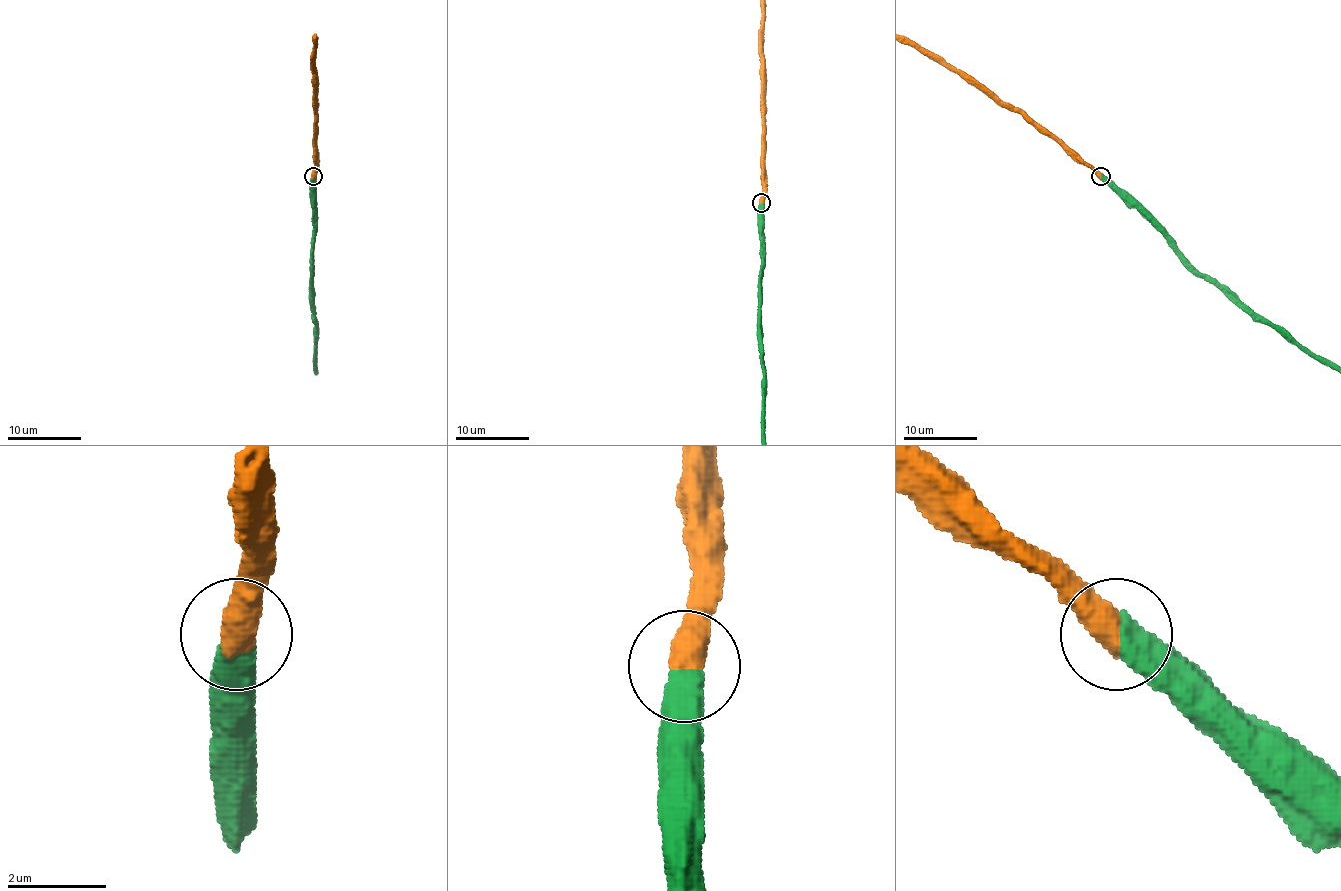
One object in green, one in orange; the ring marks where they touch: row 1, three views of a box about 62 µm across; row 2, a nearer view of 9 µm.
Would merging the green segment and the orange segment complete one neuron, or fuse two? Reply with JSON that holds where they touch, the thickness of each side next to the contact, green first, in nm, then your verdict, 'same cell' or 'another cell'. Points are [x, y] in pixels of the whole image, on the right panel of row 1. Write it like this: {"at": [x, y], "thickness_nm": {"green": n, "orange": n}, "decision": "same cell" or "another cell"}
{"at": [1100, 176], "thickness_nm": {"green": 600, "orange": 600}, "decision": "same cell"}

